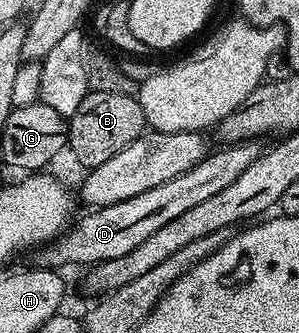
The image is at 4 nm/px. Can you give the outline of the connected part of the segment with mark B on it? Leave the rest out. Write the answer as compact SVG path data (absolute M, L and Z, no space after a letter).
M92 90L81 100L81 108L73 112L67 127L69 154L72 154L83 168L105 164L112 156L117 156L121 148L129 148L145 132L147 117L135 94L117 92L97 92Z

